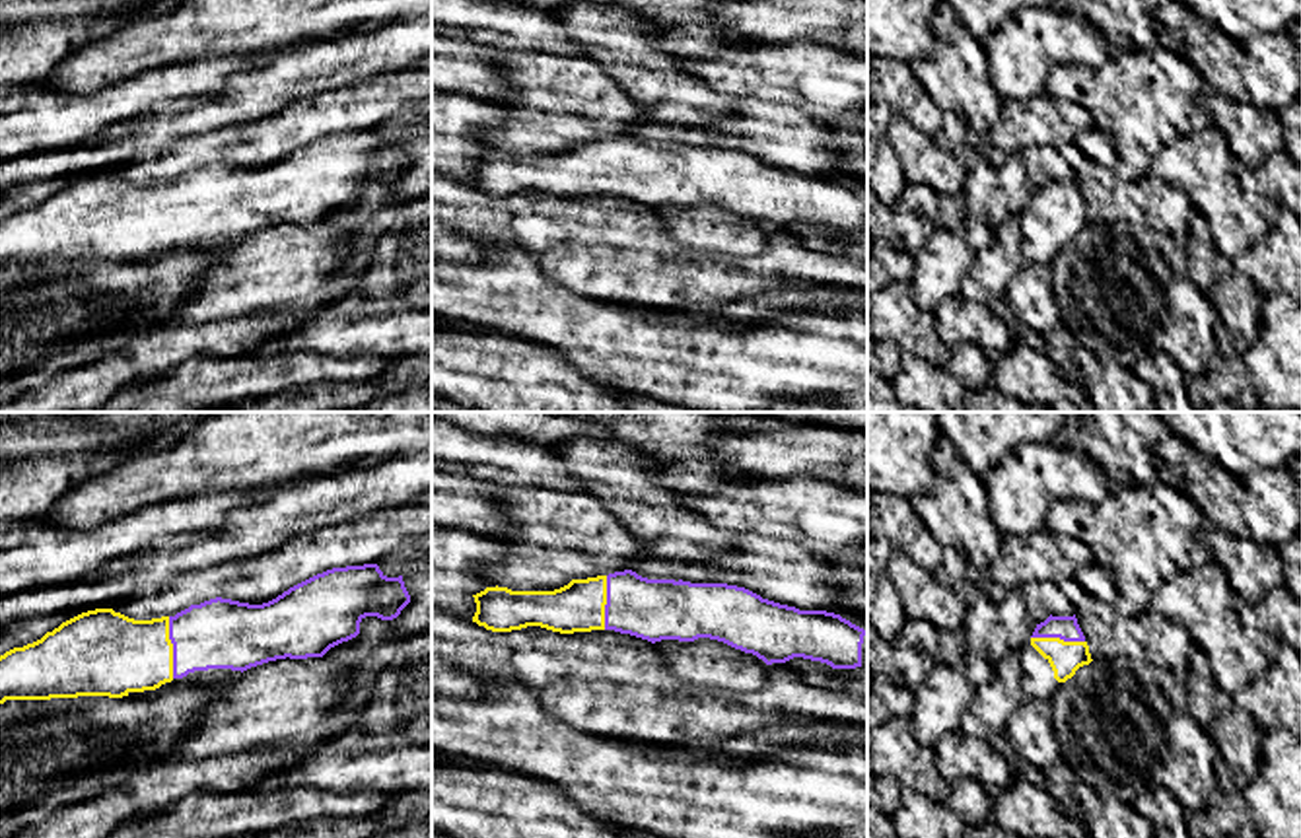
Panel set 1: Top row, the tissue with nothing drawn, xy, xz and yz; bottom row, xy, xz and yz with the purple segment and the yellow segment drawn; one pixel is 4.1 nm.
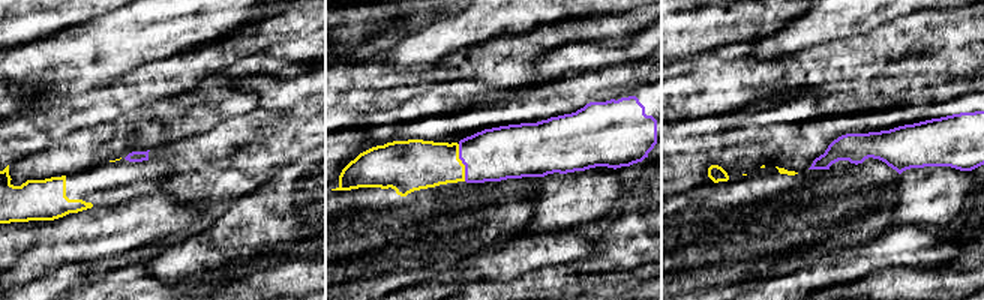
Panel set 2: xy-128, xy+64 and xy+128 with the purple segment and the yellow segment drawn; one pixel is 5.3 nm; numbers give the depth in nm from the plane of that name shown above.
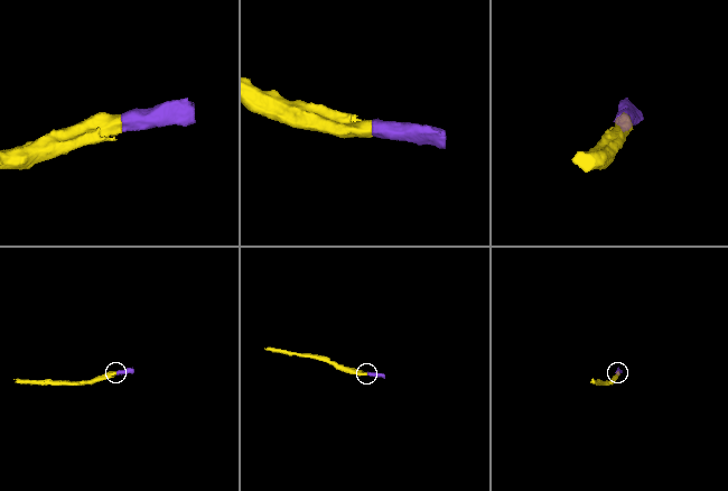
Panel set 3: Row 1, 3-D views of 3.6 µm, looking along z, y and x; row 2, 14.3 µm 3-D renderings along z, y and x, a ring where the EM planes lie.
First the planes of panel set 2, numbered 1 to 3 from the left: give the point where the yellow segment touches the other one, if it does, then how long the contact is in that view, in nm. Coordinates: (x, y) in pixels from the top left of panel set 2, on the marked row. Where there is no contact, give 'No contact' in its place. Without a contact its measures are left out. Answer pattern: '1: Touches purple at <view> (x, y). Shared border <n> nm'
1: No contact
2: Touches purple at xy+64 (462, 162). Shared border 200 nm
3: No contact

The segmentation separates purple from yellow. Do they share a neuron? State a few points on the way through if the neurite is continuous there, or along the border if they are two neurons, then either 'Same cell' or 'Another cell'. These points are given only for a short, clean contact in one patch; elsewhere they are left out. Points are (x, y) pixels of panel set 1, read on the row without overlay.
Path across: xy (220, 197), (174, 212), (148, 218), (113, 218). Same cell

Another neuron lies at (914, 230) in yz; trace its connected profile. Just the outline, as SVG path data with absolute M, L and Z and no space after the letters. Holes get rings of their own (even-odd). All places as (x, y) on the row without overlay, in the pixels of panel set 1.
M867 185L867 231L873 239L916 253L926 245L933 229L933 224L924 216L883 204Z

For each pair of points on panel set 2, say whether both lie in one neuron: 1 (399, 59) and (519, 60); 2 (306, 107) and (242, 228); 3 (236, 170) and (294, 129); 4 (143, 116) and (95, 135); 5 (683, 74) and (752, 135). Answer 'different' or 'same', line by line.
1: different
2: different
3: same
4: same
5: different

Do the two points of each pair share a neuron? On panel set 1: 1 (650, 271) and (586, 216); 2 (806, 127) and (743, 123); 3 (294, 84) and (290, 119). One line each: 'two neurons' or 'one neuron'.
1: one neuron
2: one neuron
3: two neurons

